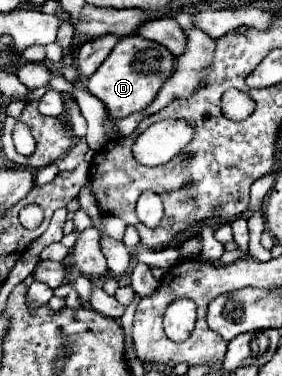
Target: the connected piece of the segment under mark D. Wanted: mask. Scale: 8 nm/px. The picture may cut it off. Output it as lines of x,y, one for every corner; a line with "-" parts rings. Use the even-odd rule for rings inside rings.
140,35
122,37
114,45
106,61
88,79
88,91
108,107
110,117
122,119
136,111
146,109
154,101
162,83
172,75
172,71
174,71
174,55
168,49
164,49
164,45
148,41

